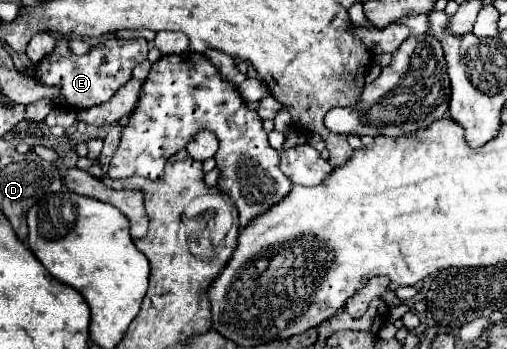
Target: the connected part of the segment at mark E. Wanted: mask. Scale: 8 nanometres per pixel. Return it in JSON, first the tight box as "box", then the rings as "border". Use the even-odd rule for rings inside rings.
{"box":[29,37,149,111],"border":[[[59,37],[55,49],[33,67],[33,75],[29,75],[29,77],[33,77],[37,83],[59,89],[59,107],[61,109],[81,111],[81,109],[89,109],[93,105],[101,105],[101,103],[109,101],[113,97],[113,93],[131,79],[135,65],[143,63],[147,59],[147,51],[149,51],[149,45],[143,37],[125,39],[125,41],[111,37],[111,39],[107,39],[107,43],[99,43],[89,53],[79,57],[79,55],[71,53],[69,41],[65,37]]]}

